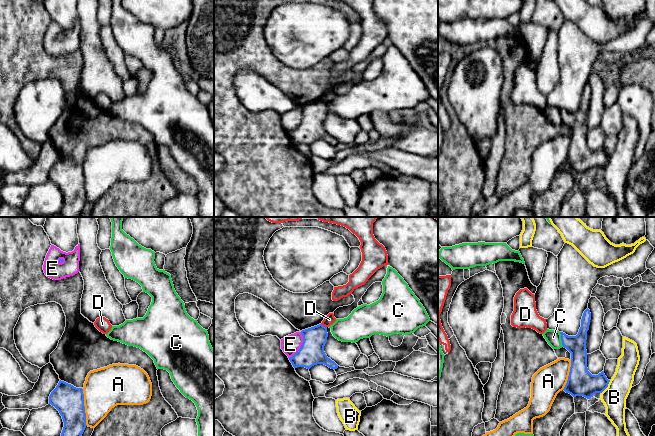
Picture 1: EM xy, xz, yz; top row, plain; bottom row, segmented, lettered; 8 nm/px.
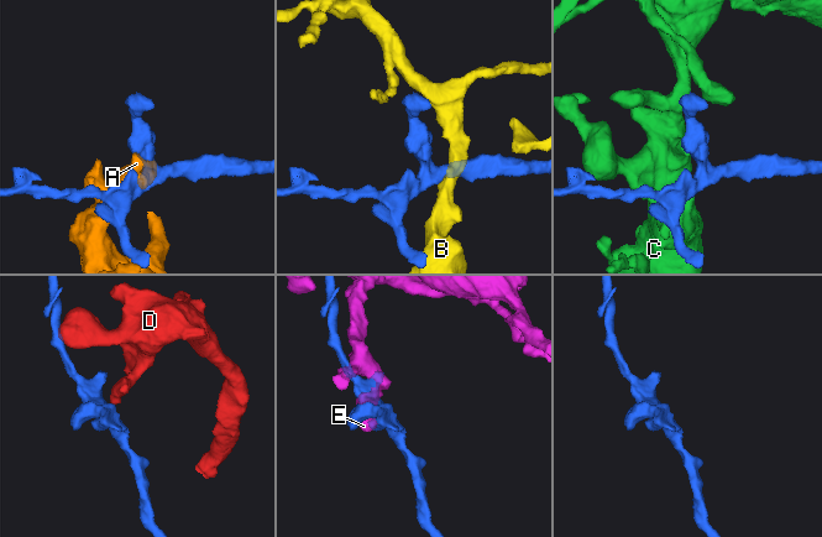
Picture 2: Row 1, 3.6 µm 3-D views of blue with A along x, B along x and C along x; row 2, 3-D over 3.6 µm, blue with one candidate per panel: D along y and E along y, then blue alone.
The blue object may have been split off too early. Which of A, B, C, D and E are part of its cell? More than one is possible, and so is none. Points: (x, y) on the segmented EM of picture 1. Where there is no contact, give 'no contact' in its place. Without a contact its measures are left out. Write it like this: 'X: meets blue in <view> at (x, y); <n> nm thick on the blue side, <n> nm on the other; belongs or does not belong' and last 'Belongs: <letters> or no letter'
A: meets blue in xy at (84, 407); 240 nm thick on the blue side, 320 nm on the other; does not belong
B: meets blue in yz at (607, 386); 220 nm thick on the blue side, 190 nm on the other; does not belong
C: meets blue in yz at (561, 339); 160 nm thick on the blue side, 120 nm on the other; does not belong
D: meets blue in xz at (324, 326); 200 nm thick on the blue side, 80 nm on the other; does not belong
E: meets blue in xz at (301, 345); 200 nm thick on the blue side, 150 nm on the other; does not belong
Belongs: no letter

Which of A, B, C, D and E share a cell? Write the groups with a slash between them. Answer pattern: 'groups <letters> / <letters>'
groups A / B / C / D / E

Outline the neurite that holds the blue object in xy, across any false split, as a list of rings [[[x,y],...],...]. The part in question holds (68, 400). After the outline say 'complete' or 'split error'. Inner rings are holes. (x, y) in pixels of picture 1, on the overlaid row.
[[[60,380],[49,396],[49,404],[62,416],[64,427],[61,436],[82,436],[87,426],[82,388]]]; complete

